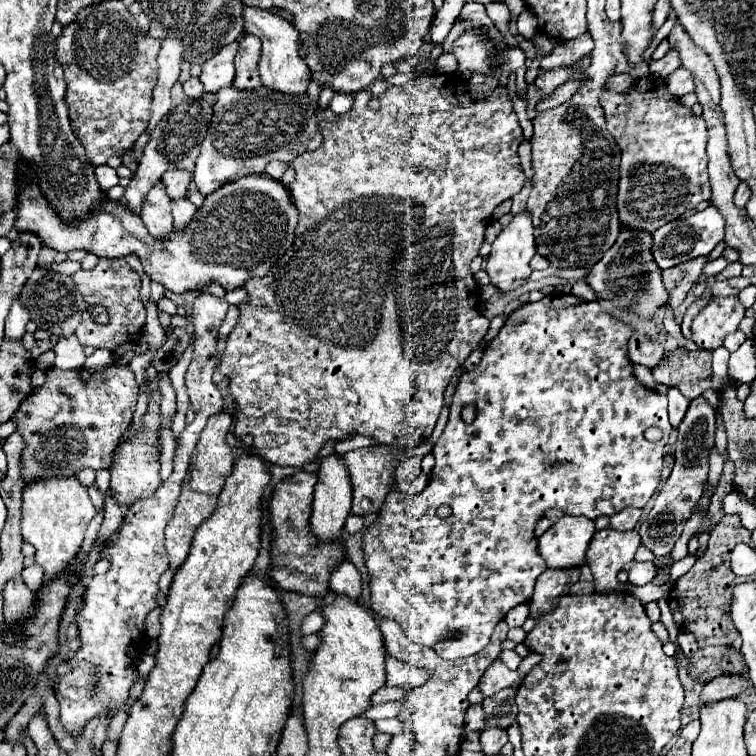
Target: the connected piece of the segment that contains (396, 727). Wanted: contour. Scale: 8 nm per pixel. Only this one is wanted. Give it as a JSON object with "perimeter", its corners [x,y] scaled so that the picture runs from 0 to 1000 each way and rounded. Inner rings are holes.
{"perimeter":[[[513,950],[513,952],[497,952],[497,966],[511,971],[529,971],[532,968],[532,952],[529,950]]]}

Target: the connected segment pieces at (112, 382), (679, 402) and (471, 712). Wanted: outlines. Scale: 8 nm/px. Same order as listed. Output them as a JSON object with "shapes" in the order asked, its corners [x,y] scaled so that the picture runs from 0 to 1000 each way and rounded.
{"shapes":[[[[148,481],[135,492],[116,492],[108,487],[108,511],[103,511],[103,489],[66,487],[58,511],[40,521],[19,553],[24,571],[34,582],[29,627],[34,640],[53,630],[98,630],[106,619],[146,619],[148,595],[156,579],[175,558],[183,508],[169,484]]],[[[894,513],[884,516],[884,529],[886,529],[886,537],[884,537],[884,542],[886,542],[886,561],[889,561],[889,566],[897,566],[902,553],[905,553],[905,548],[907,548],[907,542],[910,542],[913,532]]],[[[635,931],[622,934],[619,937],[619,944],[616,944],[616,966],[635,968],[638,963],[640,963],[640,942],[638,942],[638,934]]]]}

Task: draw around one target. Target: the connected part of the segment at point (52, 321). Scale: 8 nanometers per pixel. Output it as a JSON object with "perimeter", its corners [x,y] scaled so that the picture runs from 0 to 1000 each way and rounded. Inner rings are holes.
{"perimeter":[[[56,349],[48,352],[48,357],[37,368],[37,373],[32,376],[32,384],[26,386],[26,397],[37,407],[40,421],[45,426],[50,426],[50,434],[63,437],[63,439],[69,439],[74,444],[93,444],[93,442],[98,442],[101,431],[106,429],[108,410],[111,410],[111,394],[101,384],[95,368],[87,365],[87,362],[66,360]]]}

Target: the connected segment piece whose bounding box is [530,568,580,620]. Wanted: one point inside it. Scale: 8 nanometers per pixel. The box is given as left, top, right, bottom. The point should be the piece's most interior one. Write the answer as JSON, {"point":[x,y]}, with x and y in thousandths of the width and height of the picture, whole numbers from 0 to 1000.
{"point":[730,772]}

